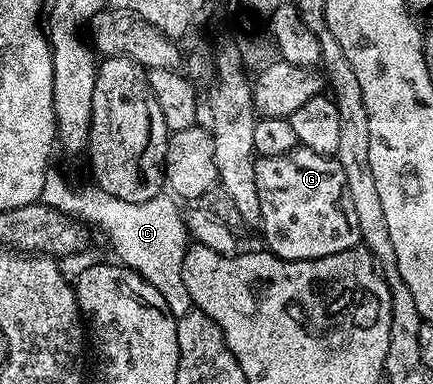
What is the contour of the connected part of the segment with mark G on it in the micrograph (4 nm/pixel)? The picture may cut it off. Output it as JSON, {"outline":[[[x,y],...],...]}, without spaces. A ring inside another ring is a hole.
{"outline":[[[297,147],[285,155],[256,157],[257,196],[261,199],[261,232],[267,240],[266,248],[286,261],[325,259],[325,255],[337,255],[337,251],[353,249],[360,244],[357,211],[353,211],[353,199],[349,199],[349,187],[345,183],[345,171],[334,157],[317,155],[317,151]]]}

